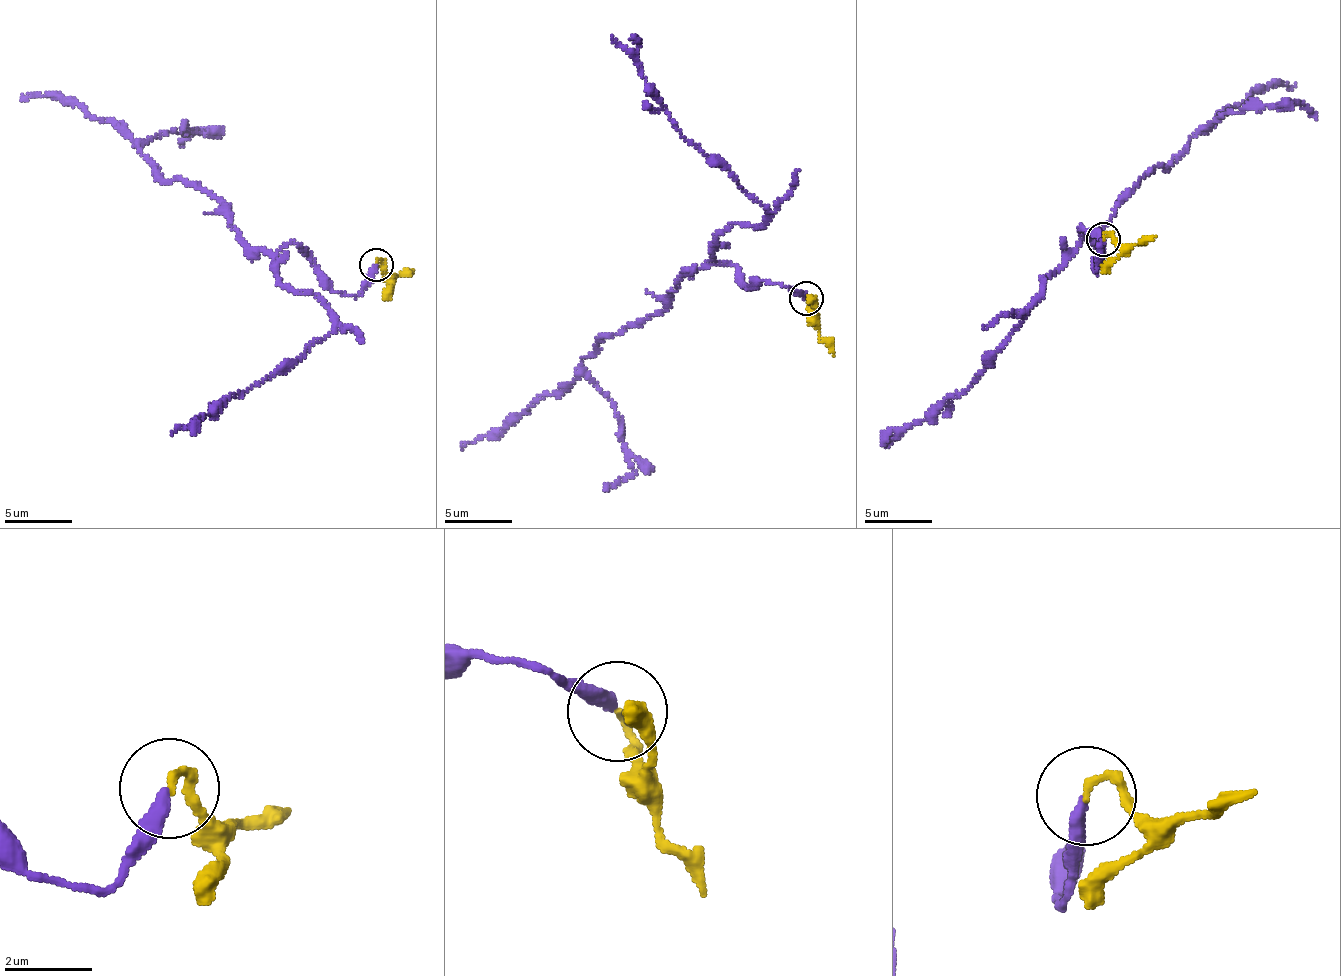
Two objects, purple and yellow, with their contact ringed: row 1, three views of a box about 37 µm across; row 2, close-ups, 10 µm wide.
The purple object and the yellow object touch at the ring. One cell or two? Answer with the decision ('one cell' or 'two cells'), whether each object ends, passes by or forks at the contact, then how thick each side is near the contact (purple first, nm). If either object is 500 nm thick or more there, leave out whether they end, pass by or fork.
one cell; purple ends there; yellow ends there; 300 nm thick on the purple side, 170 nm on the other

